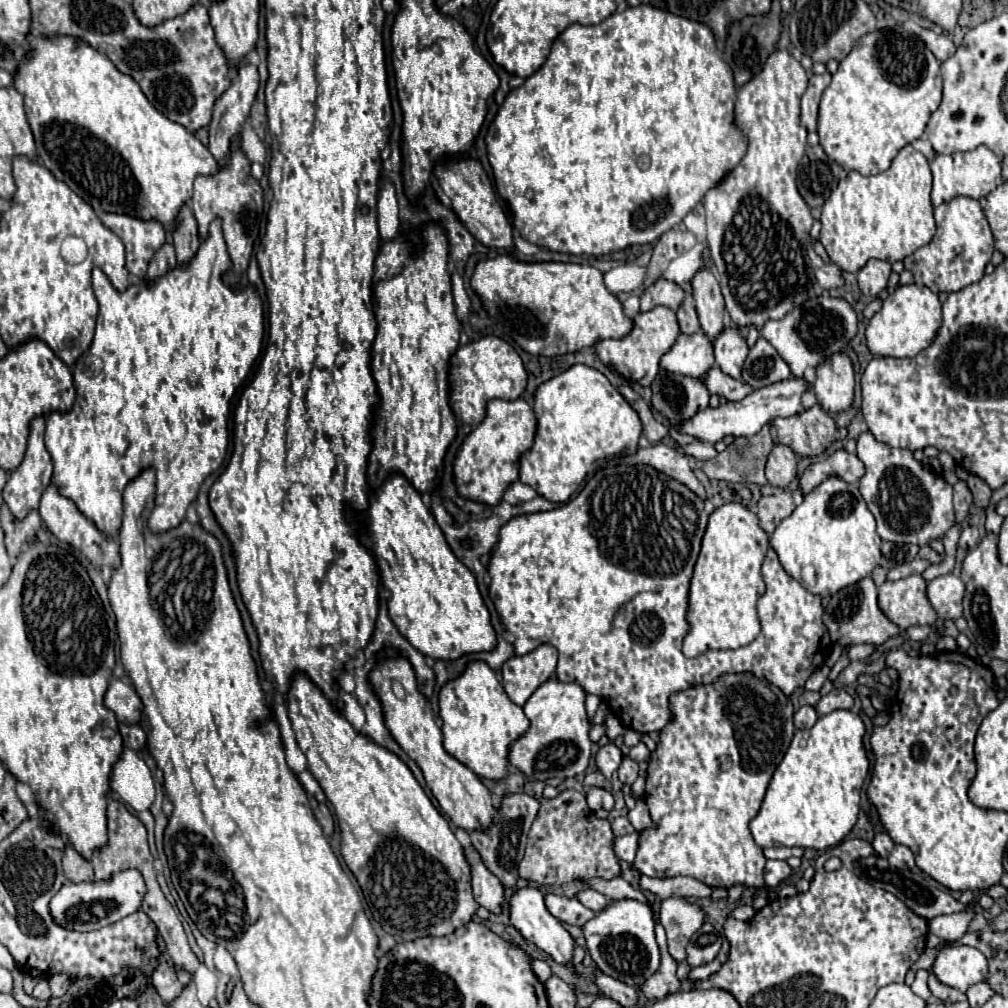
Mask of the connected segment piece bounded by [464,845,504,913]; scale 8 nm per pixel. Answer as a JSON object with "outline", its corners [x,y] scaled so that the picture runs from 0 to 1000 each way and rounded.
{"outline":[[[470,838],[460,840],[460,848],[462,848],[462,854],[466,858],[468,884],[470,884],[472,896],[482,900],[486,906],[496,906],[498,900],[500,900],[500,880],[498,880],[498,876],[494,874],[494,870],[490,870],[482,862],[482,858],[474,850],[474,844],[470,842]]]}

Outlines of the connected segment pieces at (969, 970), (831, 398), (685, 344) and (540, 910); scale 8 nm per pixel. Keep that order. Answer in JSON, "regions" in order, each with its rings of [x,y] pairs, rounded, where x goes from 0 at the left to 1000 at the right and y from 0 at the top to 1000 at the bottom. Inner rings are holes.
{"regions":[[[[938,939],[931,945],[925,957],[925,965],[933,975],[950,983],[958,983],[962,977],[978,969],[980,953],[968,939]]],[[[831,350],[810,364],[810,378],[806,384],[819,410],[829,412],[841,408],[847,398],[847,366],[843,354]]],[[[698,330],[688,332],[673,332],[671,340],[657,352],[655,364],[681,372],[694,374],[708,362],[708,346]]],[[[518,880],[518,882],[510,882],[508,890],[504,892],[504,904],[506,904],[506,918],[524,934],[528,934],[532,939],[540,941],[550,953],[563,957],[565,949],[567,949],[567,941],[569,941],[569,932],[565,930],[565,926],[558,920],[558,916],[554,912],[550,912],[542,898],[540,898],[540,886],[532,880]]]]}

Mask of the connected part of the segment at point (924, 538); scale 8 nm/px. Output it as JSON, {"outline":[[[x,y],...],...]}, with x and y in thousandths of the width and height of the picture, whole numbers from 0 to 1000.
{"outline":[[[855,430],[849,438],[851,455],[857,459],[859,469],[851,485],[859,503],[869,515],[869,529],[877,537],[919,541],[927,533],[935,533],[946,521],[944,481],[933,471],[921,467],[899,445],[885,445],[869,438],[865,430]]]}

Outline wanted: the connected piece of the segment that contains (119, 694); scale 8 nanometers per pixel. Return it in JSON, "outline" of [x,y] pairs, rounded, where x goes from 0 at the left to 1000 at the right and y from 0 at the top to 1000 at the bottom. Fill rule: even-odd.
{"outline":[[[117,674],[109,676],[109,682],[103,691],[103,699],[115,707],[115,713],[119,717],[137,717],[139,715],[141,695],[137,688],[129,680]]]}

